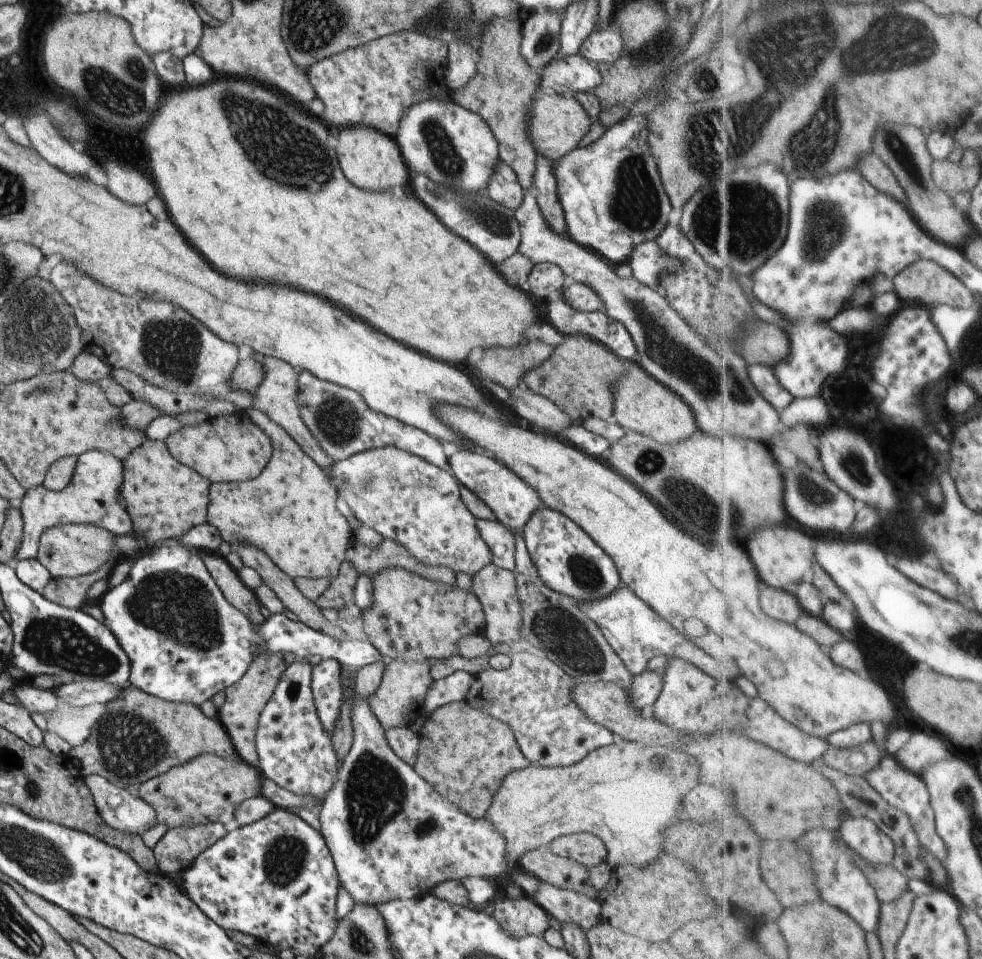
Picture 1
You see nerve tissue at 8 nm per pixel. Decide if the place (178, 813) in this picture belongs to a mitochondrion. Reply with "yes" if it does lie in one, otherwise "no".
no

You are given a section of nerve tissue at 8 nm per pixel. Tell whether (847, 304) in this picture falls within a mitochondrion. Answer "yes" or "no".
no

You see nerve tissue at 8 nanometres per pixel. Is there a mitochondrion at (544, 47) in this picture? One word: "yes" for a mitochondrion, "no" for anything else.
yes

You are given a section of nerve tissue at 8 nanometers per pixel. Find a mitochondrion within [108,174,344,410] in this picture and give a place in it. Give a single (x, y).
(170, 347)

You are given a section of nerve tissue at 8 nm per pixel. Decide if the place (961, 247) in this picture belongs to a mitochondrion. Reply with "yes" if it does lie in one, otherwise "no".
no

